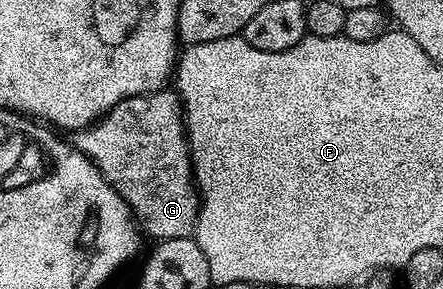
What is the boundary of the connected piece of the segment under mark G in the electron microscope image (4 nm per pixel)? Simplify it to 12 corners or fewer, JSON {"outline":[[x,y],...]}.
{"outline":[[181,98],[119,102],[71,144],[144,236],[196,230]]}

